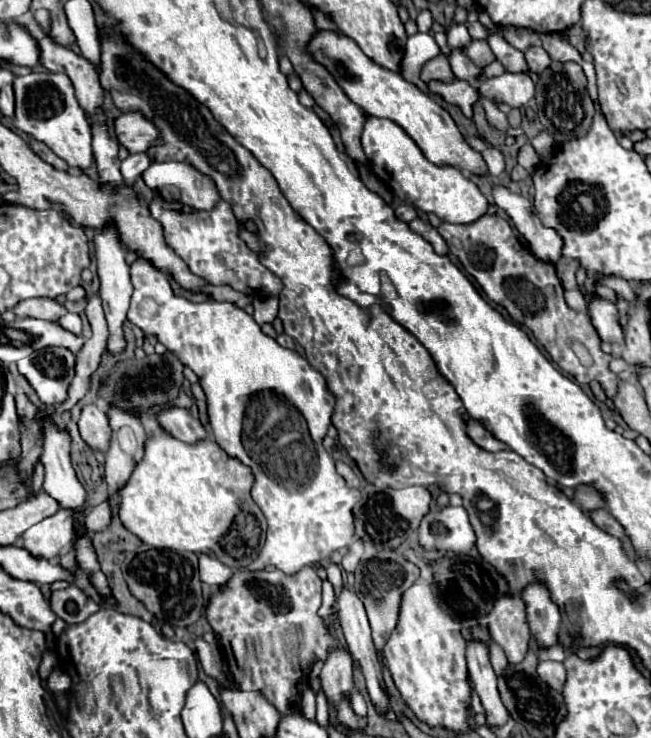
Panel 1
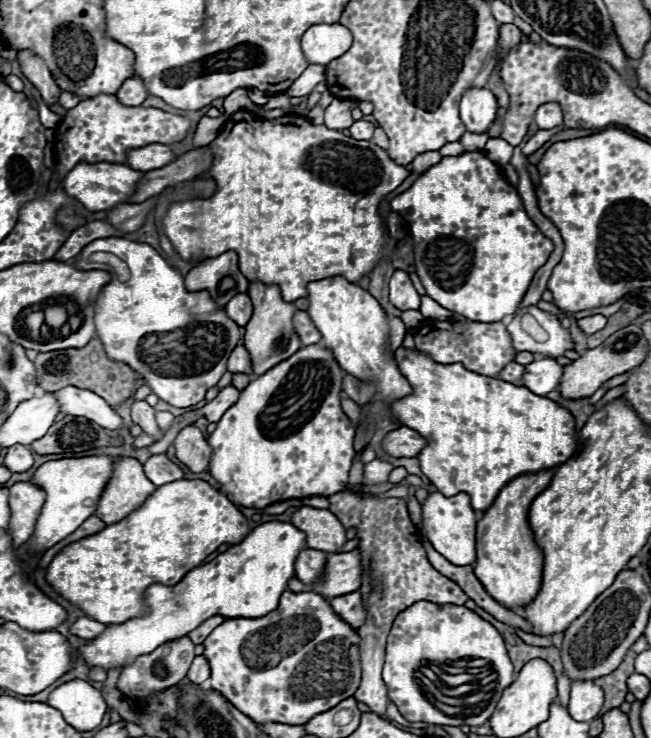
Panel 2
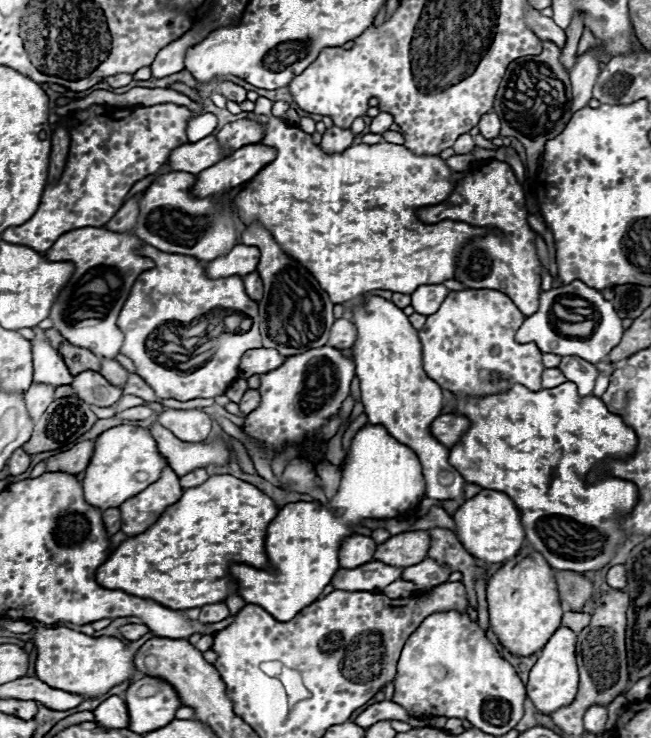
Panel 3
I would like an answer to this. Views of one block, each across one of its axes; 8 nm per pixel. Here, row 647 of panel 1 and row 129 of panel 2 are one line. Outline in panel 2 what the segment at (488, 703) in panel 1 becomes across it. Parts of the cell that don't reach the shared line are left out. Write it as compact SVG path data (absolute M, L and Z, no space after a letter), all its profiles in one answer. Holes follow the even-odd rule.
M468 88L460 102L460 118L468 132L484 134L496 118L496 98L488 88Z

